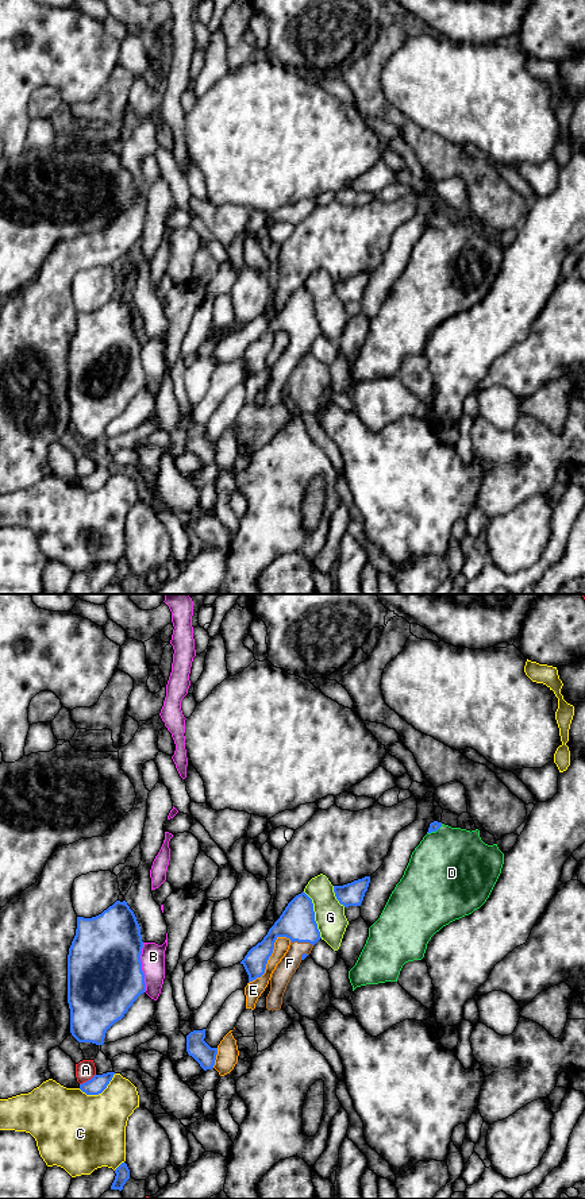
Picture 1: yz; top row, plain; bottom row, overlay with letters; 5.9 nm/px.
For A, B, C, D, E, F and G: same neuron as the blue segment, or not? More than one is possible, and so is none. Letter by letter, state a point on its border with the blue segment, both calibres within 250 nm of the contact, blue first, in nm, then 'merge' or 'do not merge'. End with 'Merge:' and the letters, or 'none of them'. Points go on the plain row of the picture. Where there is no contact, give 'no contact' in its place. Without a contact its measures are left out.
A: yz (88, 475) | 100/120 nm | do not merge
B: yz (141, 362) | 440/140 nm | do not merge
C: yz (99, 488) | 100/440 nm | do not merge
D: yz (434, 226) | 60/480 nm | do not merge
E: yz (269, 351) | 200/100 nm | do not merge
F: yz (301, 336) | 220/110 nm | merge
G: yz (314, 309) | 220/180 nm | do not merge
Merge: F

